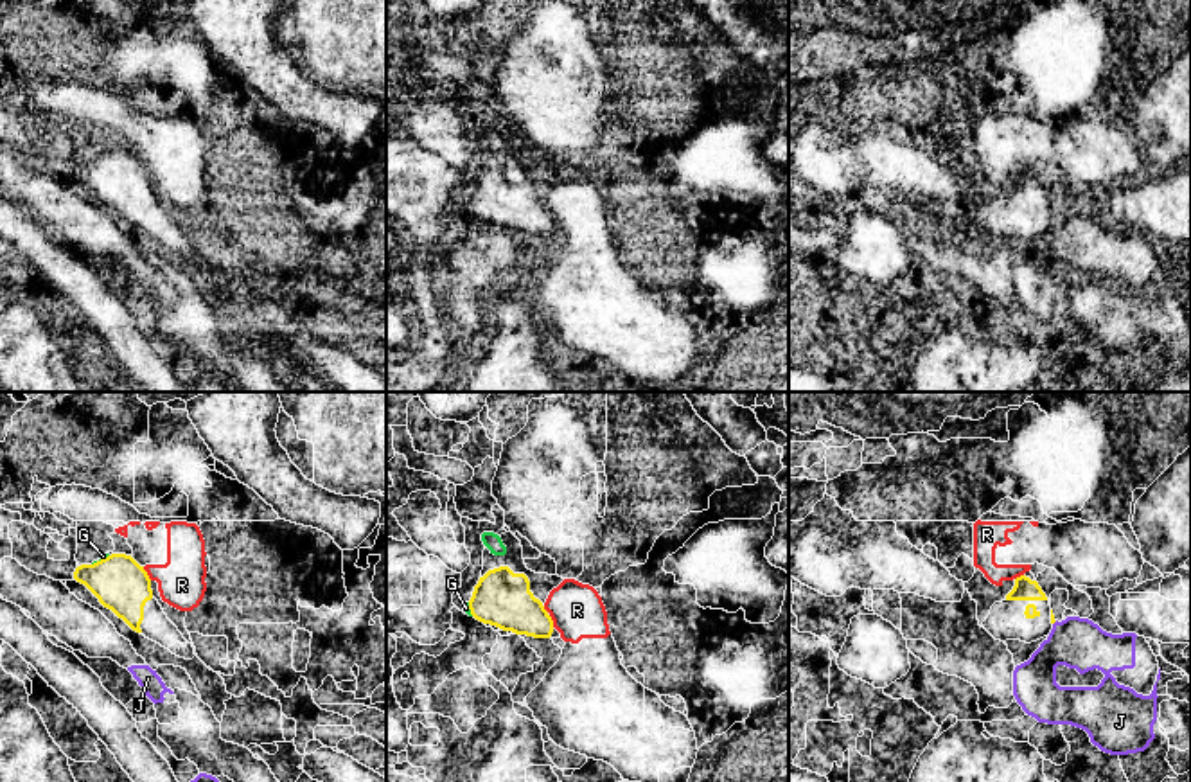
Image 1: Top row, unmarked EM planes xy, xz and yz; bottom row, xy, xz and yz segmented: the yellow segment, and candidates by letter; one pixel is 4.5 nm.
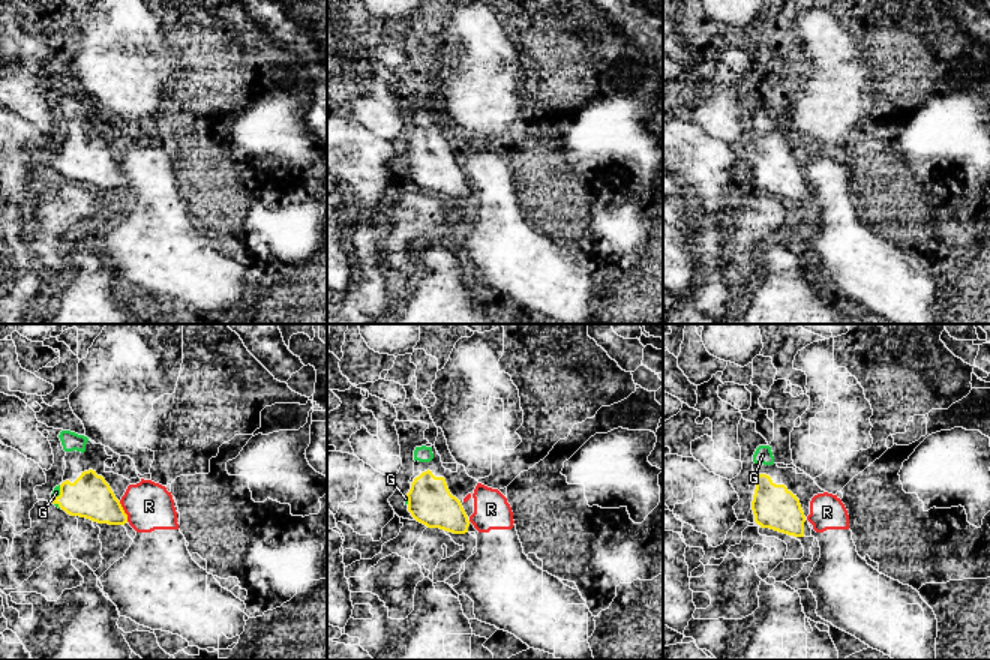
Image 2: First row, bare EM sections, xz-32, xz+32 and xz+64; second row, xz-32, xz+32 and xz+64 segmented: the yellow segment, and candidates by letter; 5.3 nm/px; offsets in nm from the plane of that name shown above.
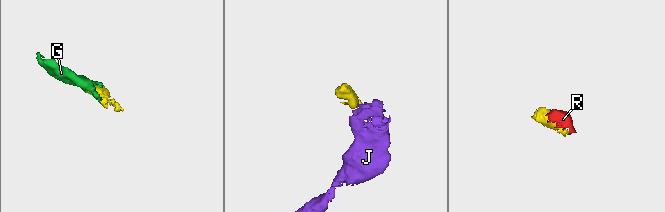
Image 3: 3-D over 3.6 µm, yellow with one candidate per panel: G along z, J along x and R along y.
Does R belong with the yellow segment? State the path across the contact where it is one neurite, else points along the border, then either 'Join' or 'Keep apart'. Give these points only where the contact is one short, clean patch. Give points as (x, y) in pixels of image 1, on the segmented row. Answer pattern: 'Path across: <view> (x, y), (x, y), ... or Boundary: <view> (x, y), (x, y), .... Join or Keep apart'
Boundary: xy (142, 567), (151, 579). Keep apart

